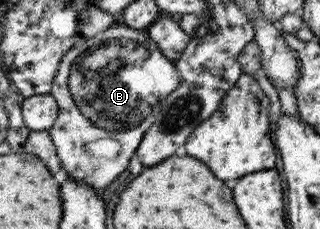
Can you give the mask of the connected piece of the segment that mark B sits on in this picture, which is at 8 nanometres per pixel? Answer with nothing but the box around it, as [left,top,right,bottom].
[48,17,182,191]

